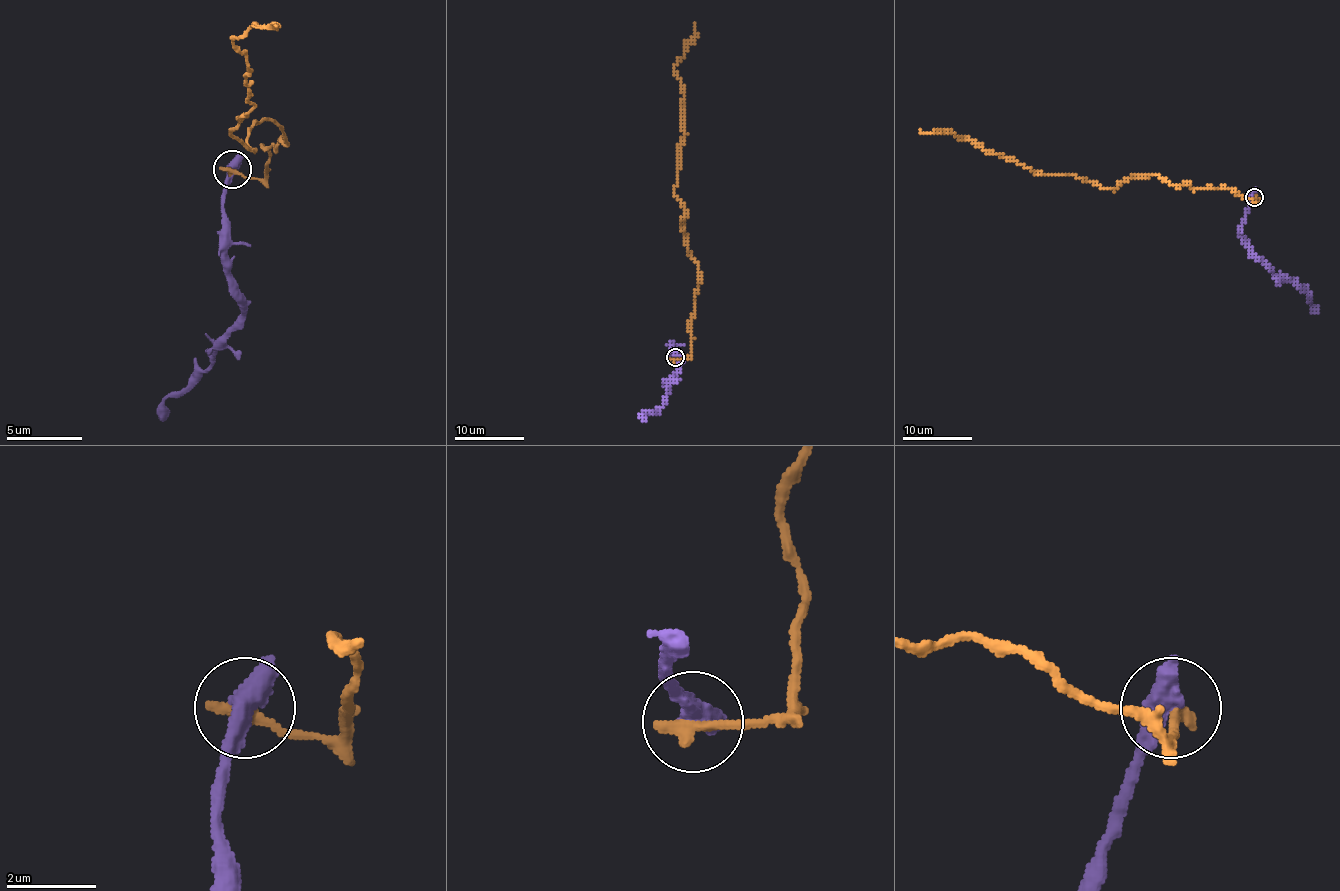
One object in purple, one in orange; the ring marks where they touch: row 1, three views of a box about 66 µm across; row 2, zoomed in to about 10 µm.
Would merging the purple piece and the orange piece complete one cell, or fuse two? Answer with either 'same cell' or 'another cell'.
another cell

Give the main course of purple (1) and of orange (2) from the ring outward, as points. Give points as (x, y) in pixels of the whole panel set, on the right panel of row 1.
1: (1255, 198), (1244, 218), (1243, 241), (1276, 274), (1296, 284), (1319, 312)
2: (1255, 198), (1156, 175), (1099, 187), (1071, 173), (1030, 170), (948, 130), (919, 132)

